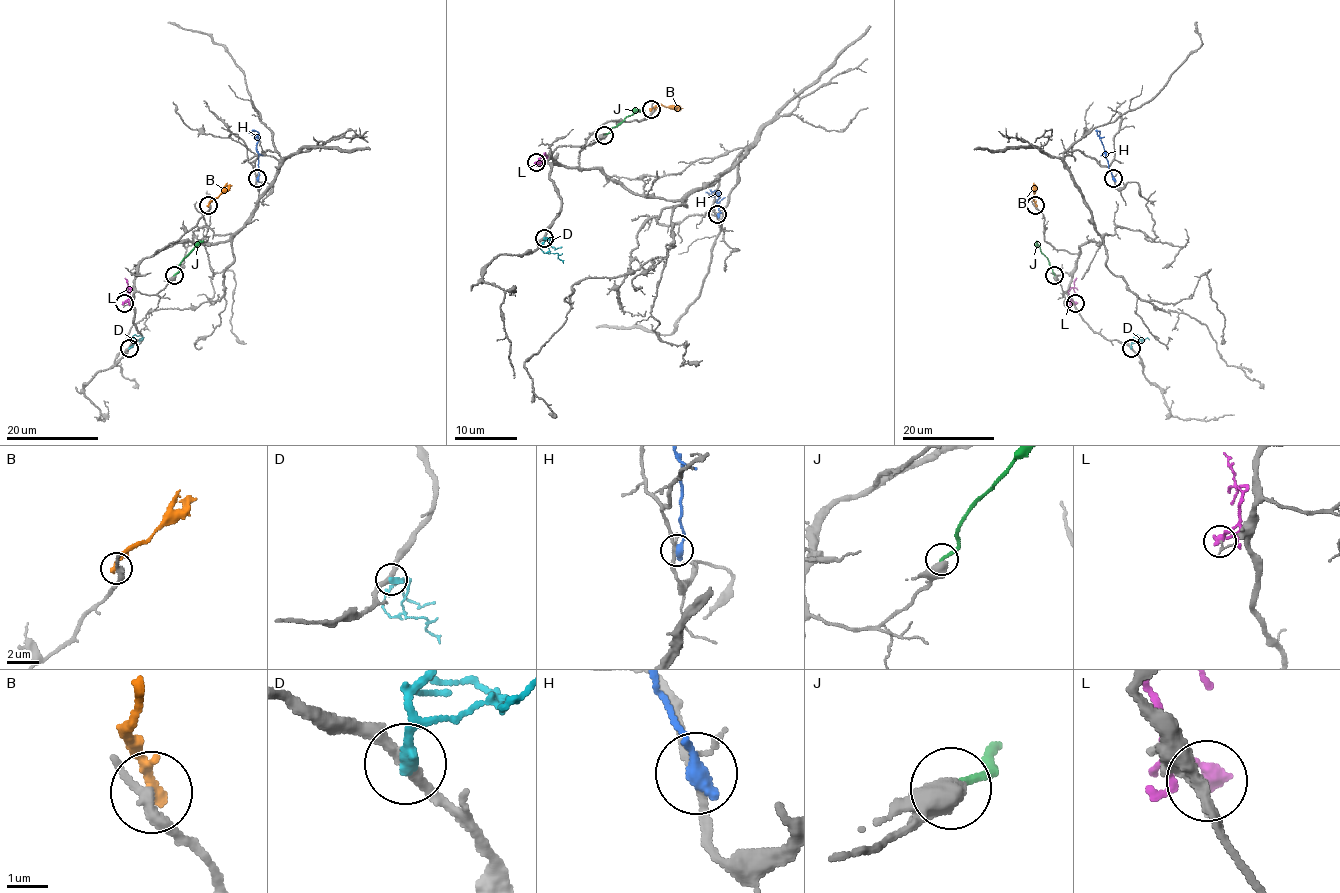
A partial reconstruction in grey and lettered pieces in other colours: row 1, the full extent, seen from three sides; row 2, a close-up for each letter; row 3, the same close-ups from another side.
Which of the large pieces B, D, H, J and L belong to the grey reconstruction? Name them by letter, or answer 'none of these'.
none of these

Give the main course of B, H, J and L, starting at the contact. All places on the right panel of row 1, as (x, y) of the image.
B: (1035, 205), (1035, 185)
H: (1114, 179), (1101, 137), (1096, 133)
J: (1055, 275), (1036, 240)
L: (1074, 303), (1067, 291), (1073, 287), (1077, 278)

